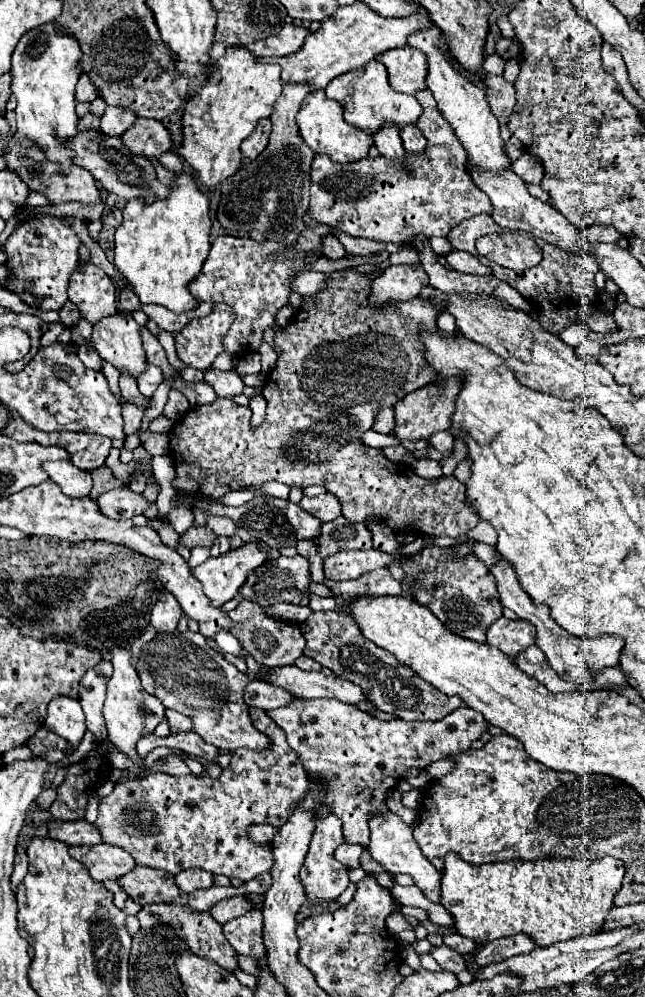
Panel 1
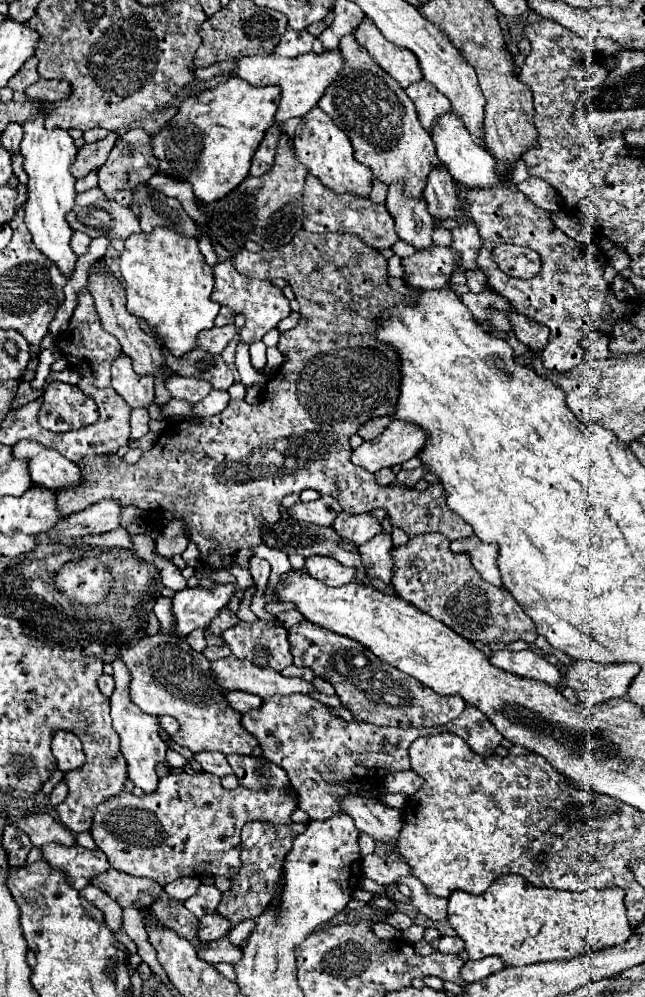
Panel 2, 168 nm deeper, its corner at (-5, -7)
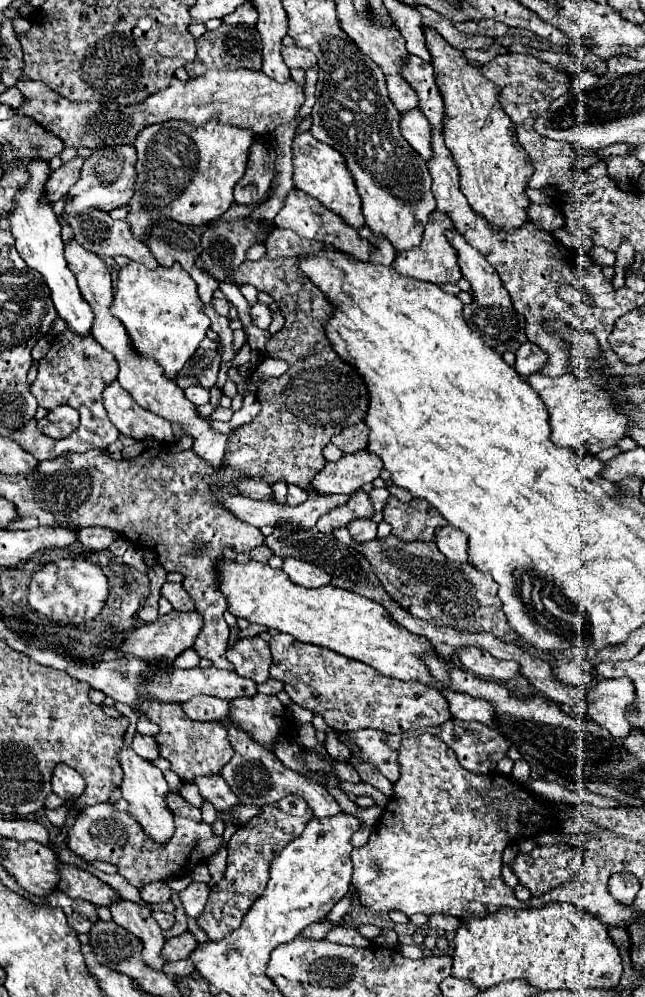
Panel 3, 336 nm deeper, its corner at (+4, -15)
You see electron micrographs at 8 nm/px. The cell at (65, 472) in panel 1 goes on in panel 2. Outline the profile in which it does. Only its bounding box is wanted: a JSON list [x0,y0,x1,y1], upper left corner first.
[12,440,80,488]

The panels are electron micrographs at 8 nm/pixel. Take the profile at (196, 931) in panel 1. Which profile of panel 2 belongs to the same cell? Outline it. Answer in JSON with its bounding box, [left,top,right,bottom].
[150,898,204,948]

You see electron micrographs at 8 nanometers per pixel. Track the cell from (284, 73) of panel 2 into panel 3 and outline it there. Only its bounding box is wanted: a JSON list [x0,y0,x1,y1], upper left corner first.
[15,68,305,148]

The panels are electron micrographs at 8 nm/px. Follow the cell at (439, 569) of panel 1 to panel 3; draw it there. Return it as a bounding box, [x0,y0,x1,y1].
[333,528,519,642]

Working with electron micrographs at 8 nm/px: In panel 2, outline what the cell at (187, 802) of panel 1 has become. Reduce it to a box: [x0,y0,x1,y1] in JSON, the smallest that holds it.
[90,772,298,884]

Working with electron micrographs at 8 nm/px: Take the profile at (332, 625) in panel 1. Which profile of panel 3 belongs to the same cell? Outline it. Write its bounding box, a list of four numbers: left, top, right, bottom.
[271,634,451,734]

